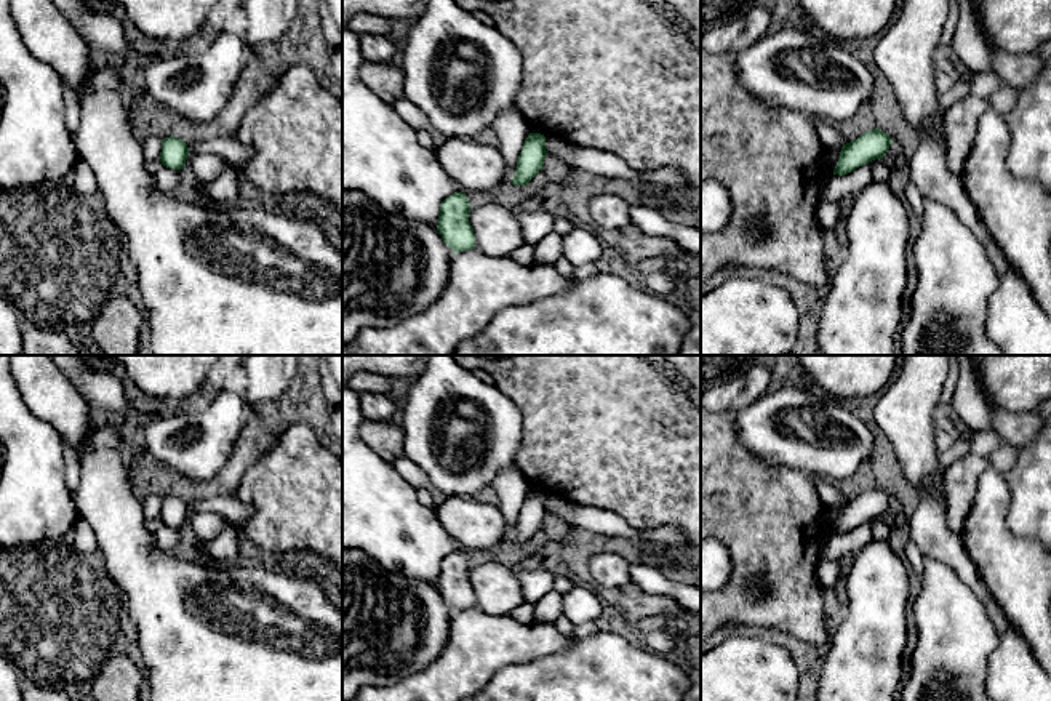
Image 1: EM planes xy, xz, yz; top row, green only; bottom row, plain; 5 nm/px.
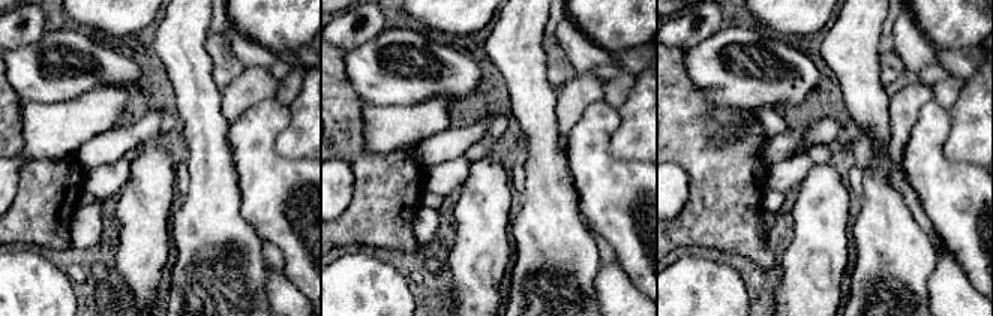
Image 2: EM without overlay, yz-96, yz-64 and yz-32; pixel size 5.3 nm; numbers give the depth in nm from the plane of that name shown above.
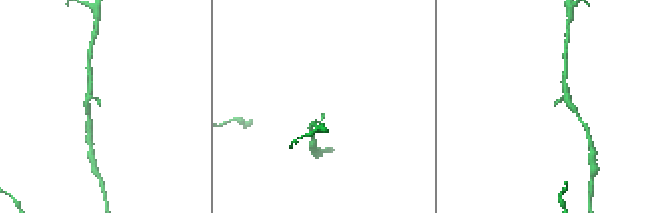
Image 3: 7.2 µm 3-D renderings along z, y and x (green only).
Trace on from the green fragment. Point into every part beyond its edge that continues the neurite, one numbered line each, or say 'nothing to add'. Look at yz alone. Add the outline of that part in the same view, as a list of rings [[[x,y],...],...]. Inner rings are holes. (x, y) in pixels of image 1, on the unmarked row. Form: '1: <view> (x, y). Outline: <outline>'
nothing to add

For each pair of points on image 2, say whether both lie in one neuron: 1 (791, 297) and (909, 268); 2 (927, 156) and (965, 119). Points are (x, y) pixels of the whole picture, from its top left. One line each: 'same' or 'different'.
1: different
2: different

